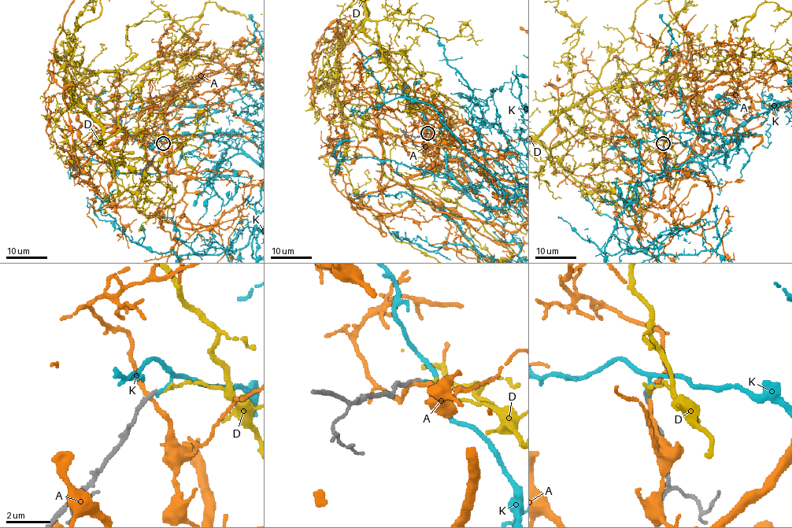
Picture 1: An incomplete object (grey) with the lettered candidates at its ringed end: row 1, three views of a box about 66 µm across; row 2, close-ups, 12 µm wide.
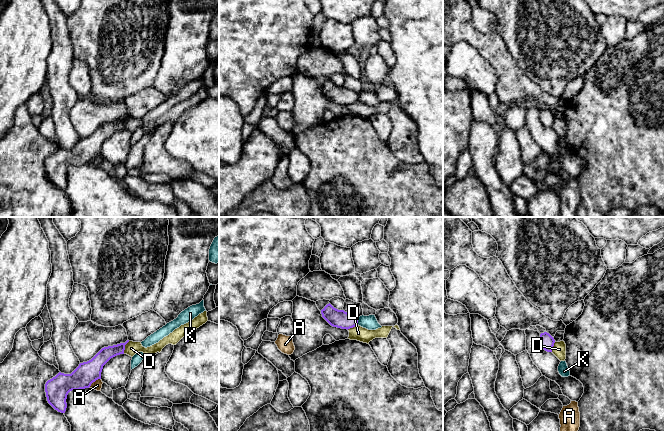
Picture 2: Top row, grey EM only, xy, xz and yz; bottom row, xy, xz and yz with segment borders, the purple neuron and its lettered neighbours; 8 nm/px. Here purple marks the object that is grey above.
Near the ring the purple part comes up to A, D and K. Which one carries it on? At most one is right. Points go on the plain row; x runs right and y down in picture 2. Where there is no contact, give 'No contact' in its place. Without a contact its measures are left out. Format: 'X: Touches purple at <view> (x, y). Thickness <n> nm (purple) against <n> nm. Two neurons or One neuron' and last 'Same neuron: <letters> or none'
A: Touches purple at xy (94, 157). Thickness 180 nm (purple) against 80 nm. Two neurons
D: Touches purple at xy (124, 123). Thickness 110 nm (purple) against 110 nm. Two neurons
K: Touches purple at xz (357, 97). Thickness 140 nm (purple) against 120 nm. Two neurons
Same neuron: none

